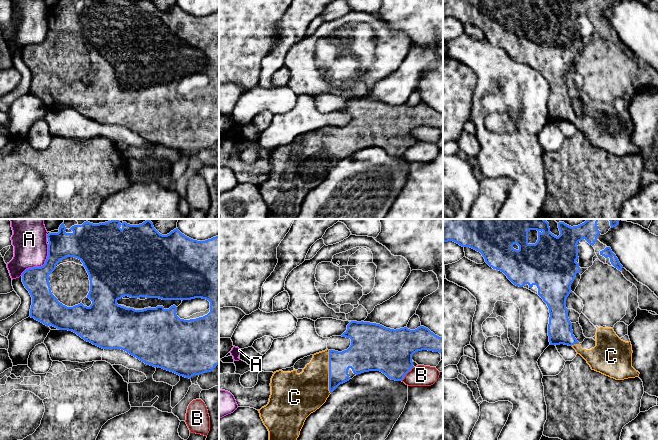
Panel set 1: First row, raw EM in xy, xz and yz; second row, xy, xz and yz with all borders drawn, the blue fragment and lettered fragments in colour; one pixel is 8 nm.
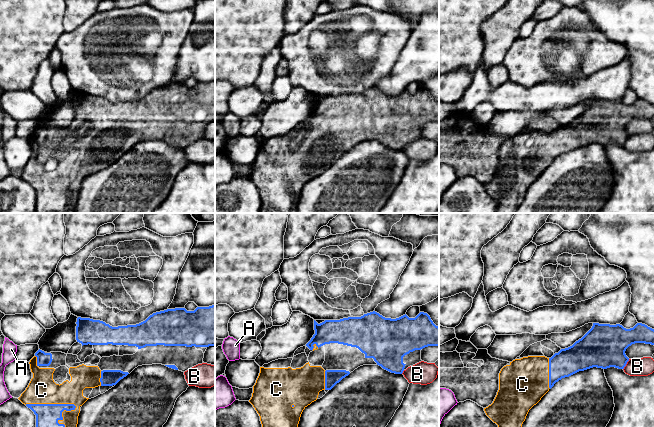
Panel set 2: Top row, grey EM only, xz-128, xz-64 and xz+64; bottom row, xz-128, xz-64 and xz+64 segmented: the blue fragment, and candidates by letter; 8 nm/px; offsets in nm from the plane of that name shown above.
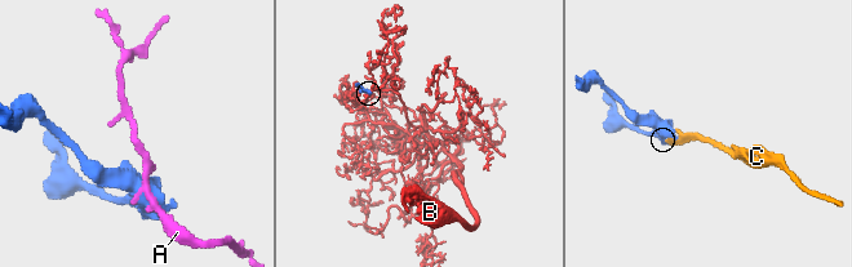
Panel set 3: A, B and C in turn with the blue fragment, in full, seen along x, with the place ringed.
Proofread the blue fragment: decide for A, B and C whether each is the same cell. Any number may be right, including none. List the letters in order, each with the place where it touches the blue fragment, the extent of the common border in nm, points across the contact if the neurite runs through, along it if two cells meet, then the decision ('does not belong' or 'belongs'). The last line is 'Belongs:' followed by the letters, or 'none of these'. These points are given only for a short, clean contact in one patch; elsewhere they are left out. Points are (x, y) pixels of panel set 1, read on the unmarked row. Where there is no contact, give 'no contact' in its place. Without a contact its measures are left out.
A: xy (41, 42) | 340 nm | does not belong
B: xz (407, 148) | 160 nm | along xz (413, 142), (401, 156) | does not belong
C: xz (329, 148) | 360 nm | belongs
Belongs: C

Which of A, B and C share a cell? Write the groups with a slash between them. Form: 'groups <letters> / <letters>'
groups A / B / C

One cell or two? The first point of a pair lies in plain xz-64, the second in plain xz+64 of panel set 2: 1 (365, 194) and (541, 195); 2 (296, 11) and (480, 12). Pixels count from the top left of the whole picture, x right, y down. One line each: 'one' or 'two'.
1: one
2: two

